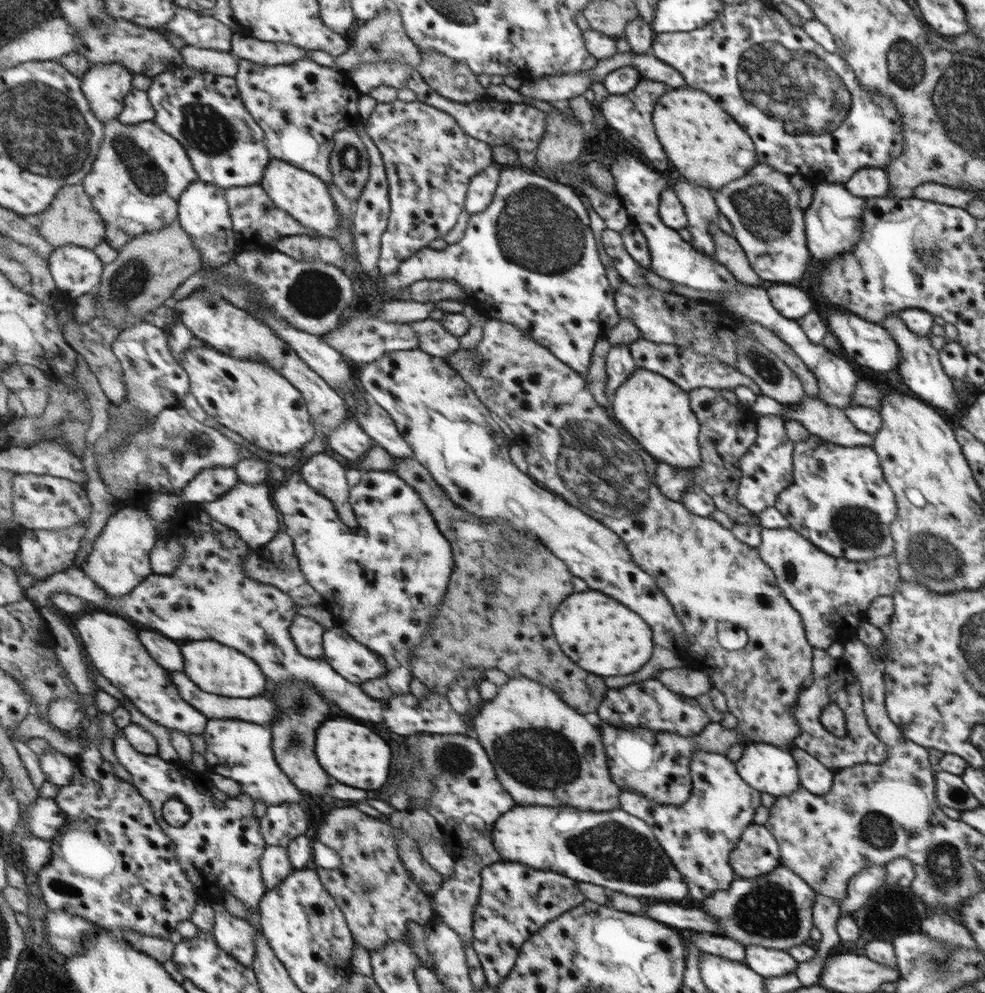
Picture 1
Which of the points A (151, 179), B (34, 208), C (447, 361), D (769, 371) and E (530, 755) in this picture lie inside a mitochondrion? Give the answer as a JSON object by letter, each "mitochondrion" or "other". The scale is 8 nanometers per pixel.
{"A":"mitochondrion","B":"other","C":"other","D":"mitochondrion","E":"mitochondrion"}

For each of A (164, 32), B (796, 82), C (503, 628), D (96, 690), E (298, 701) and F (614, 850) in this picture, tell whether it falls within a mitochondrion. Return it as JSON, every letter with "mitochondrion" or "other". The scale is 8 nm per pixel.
{"A":"other","B":"mitochondrion","C":"other","D":"other","E":"mitochondrion","F":"mitochondrion"}

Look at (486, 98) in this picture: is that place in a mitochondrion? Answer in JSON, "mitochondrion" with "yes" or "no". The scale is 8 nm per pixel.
{"mitochondrion":"no"}

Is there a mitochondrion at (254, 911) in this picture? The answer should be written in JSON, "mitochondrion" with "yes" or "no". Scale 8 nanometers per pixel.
{"mitochondrion":"no"}

